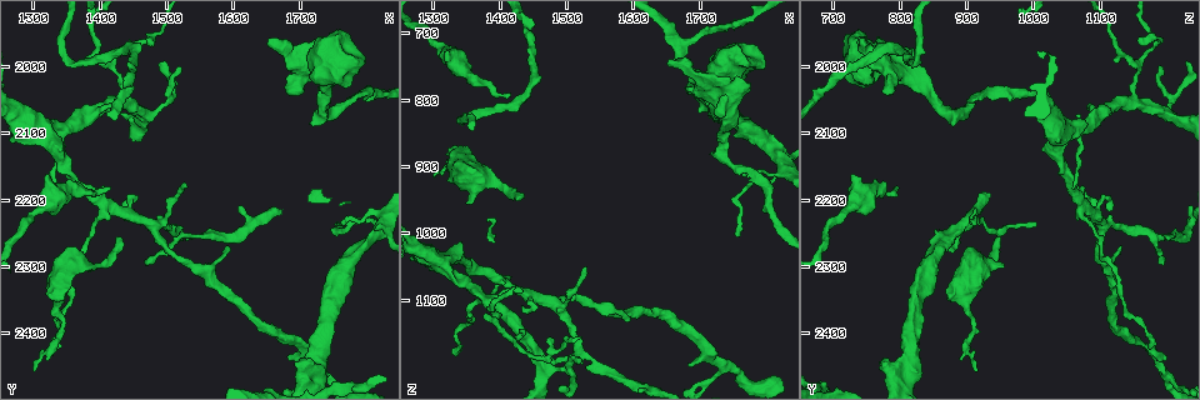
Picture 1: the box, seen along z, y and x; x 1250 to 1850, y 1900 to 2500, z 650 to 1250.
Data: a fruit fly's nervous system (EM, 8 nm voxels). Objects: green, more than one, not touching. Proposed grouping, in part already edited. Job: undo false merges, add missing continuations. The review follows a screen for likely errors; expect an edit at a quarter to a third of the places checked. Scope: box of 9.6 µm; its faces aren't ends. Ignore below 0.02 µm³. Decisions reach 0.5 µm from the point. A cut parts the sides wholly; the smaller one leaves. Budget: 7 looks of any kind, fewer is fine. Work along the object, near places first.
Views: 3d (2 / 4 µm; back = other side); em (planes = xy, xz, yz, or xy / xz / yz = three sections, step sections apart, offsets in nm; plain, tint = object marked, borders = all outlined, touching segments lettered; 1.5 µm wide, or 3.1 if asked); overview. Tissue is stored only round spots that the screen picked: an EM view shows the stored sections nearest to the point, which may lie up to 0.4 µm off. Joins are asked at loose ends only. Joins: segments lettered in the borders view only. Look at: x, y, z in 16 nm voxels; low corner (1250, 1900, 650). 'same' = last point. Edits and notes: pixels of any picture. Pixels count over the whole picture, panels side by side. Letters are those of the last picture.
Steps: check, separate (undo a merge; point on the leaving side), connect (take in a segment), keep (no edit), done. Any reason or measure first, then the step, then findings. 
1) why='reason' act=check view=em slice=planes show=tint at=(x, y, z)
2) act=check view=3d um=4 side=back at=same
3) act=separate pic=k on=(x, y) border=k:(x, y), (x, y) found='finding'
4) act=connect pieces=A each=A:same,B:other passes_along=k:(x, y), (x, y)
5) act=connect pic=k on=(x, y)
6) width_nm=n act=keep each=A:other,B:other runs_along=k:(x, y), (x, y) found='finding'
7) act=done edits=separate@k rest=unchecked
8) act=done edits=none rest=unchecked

why='branch stops here' act=check view=3d um=4 at=(1430, 2060, 1085)

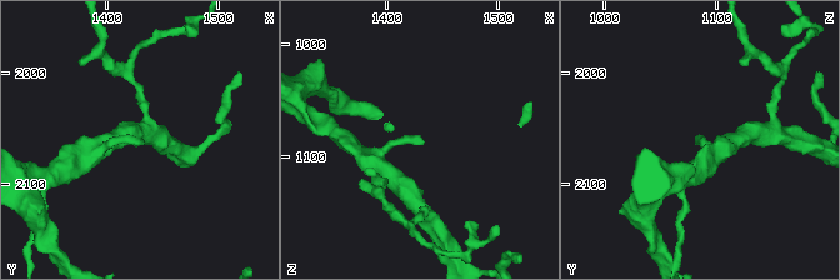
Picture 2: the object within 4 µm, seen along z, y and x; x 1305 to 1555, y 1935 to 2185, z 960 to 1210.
why='shape alone is not enough' act=check view=em slice=xz step=8 show=tint at=(1430, 2064, 1088)

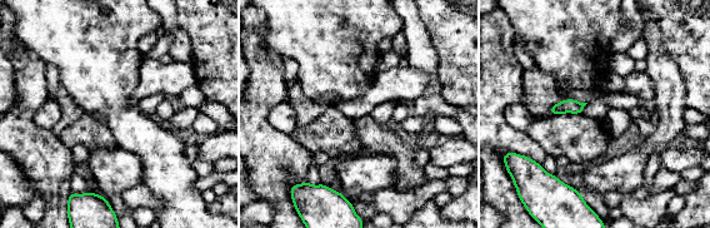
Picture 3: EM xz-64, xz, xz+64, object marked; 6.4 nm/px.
act=check view=em slice=planes show=borders at=same

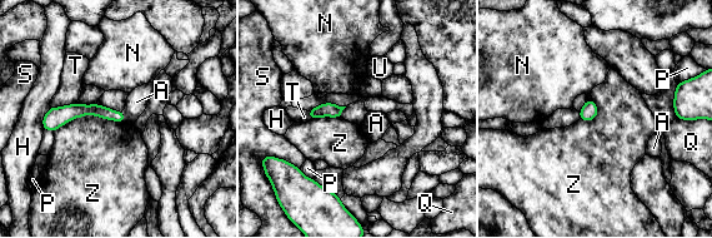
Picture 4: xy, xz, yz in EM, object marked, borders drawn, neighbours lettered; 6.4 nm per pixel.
act=keep each=A:other,H:other,N:other,P:other,Q:other,S:other,T:other,U:other,Z:other runs_along=4:(120, 114), (73, 110), (45, 124) found='no lettered segment goes on from it'

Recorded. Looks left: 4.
why='abrupt turn' act=check view=em um=3.1 slice=planes show=borders at=(1710, 2000, 780)

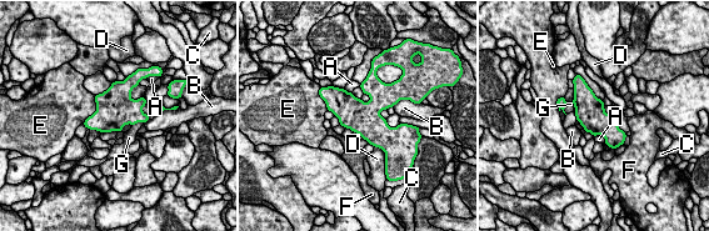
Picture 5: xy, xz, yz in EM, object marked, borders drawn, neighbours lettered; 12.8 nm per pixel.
width_nm=340 longest_contact=E:400nm act=keep each=A:other,B:other,C:other,D:other,E:other,F:other,G:other found='all the same neuron'

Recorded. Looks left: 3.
why='branch stops here' act=check view=3d um=2 at=(1420, 2260, 955)

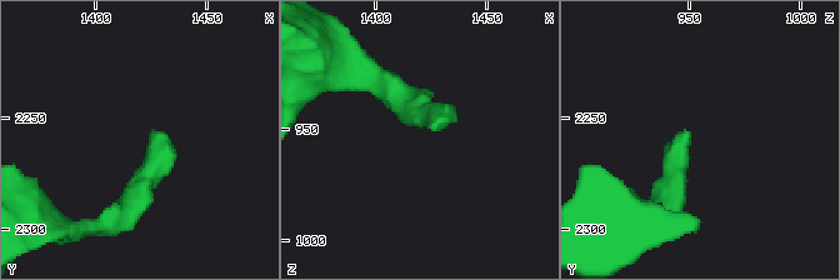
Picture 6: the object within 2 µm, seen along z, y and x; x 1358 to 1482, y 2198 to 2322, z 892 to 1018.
why='shape alone is not enough' act=check view=em slice=planes show=plain at=(1425, 2259, 952)

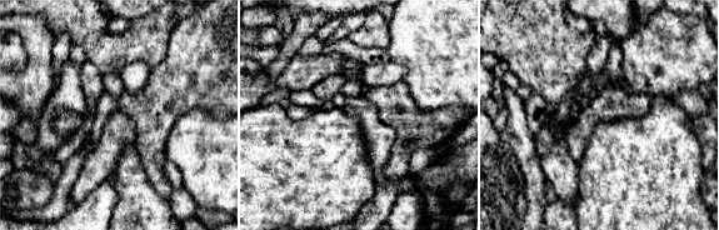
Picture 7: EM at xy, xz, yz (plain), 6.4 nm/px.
why='see the neighbours' act=check view=em slice=planes show=borders at=same

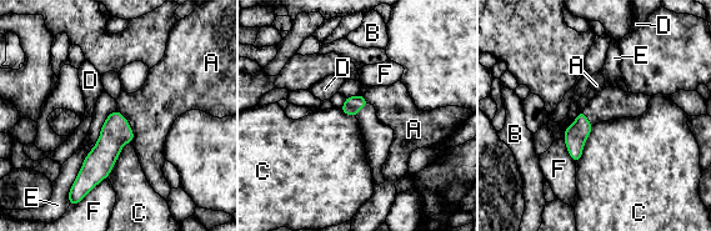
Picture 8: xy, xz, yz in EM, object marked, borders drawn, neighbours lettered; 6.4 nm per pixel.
width_nm=110 act=keep each=A:other,B:other,C:other,D:other,E:other,F:other runs_along=8:(115, 114), (110, 144), (80, 187) found='no lettered segment goes on from it'

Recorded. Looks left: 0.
act=done edits=none rest=unchecked

